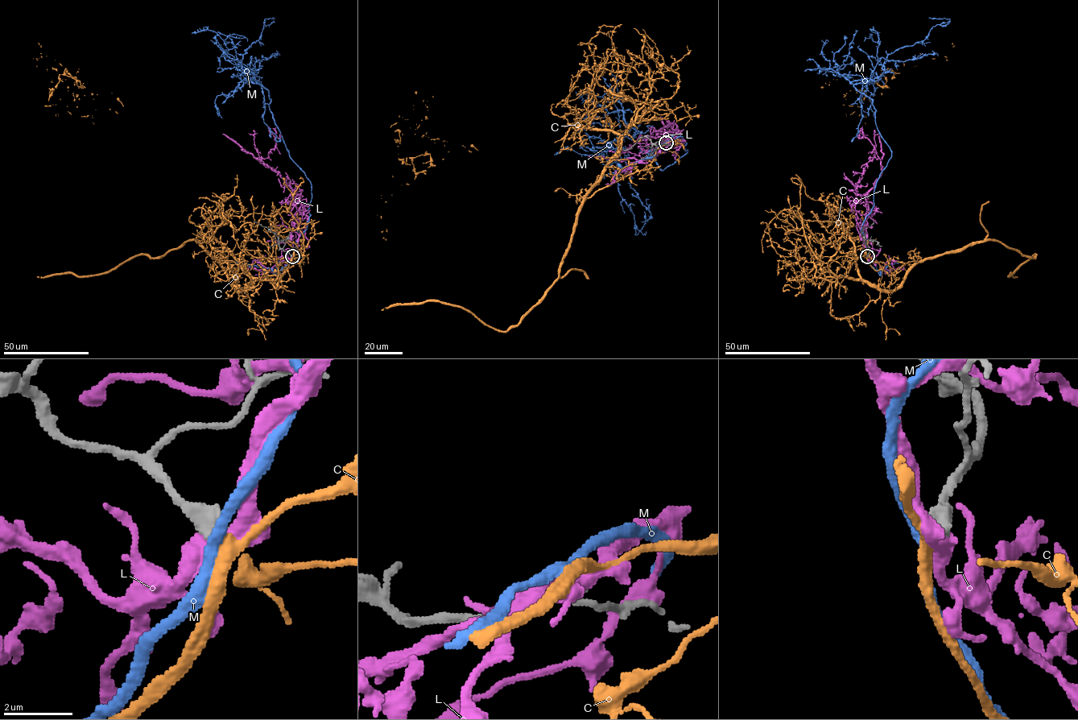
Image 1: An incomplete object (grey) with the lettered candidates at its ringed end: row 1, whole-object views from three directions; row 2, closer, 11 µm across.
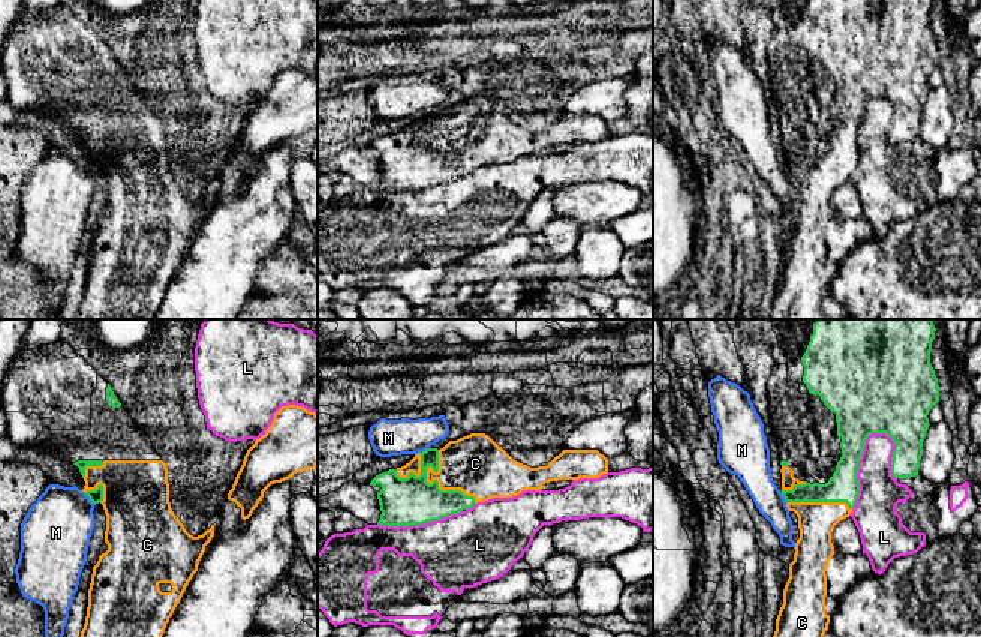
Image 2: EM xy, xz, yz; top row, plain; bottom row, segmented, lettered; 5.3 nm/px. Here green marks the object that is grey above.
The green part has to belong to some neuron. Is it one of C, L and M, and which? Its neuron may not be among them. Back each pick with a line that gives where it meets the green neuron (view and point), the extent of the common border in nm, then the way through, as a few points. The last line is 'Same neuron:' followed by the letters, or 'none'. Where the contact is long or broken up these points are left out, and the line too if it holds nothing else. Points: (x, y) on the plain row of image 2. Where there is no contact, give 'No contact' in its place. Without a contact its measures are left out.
C: Touches green at xz (433, 146). Shared border 360 nm
Same neuron: C

